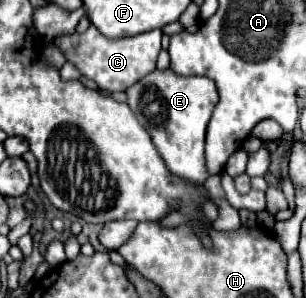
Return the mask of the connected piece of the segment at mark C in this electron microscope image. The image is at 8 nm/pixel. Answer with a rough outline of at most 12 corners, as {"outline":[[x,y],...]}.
{"outline":[[88,27],[54,43],[100,89],[156,69],[162,31],[106,39]]}

